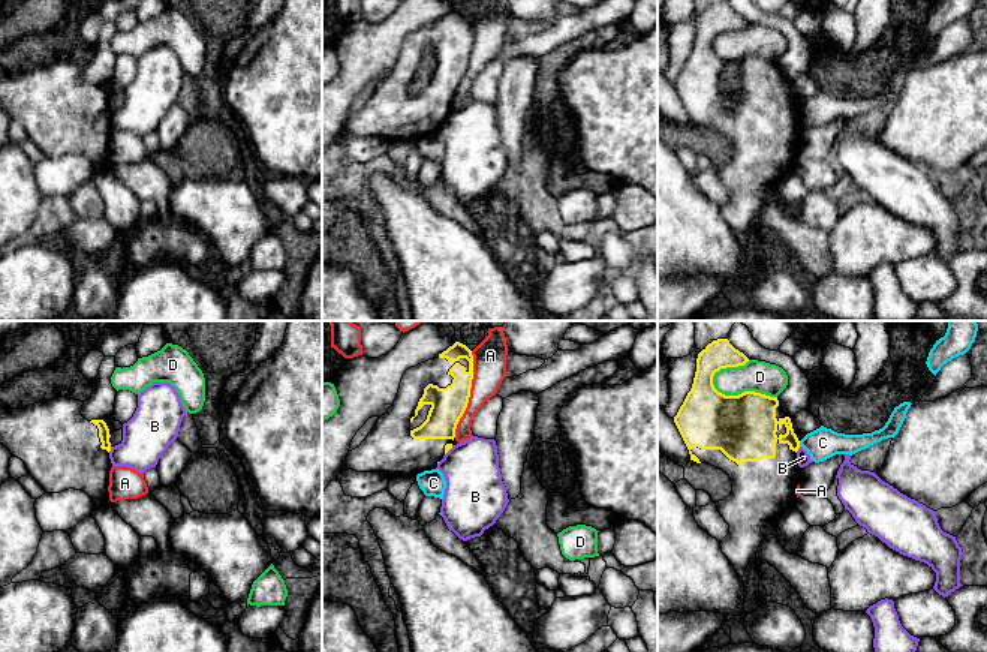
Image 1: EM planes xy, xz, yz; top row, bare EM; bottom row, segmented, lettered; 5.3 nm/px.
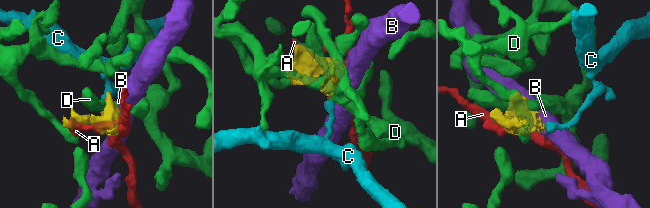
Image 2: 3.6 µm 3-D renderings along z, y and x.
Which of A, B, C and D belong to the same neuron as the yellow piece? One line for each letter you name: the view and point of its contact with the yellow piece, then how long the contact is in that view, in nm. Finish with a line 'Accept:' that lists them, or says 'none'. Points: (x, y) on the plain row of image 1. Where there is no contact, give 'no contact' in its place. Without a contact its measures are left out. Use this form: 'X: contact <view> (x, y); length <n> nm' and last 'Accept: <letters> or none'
Accept: none

